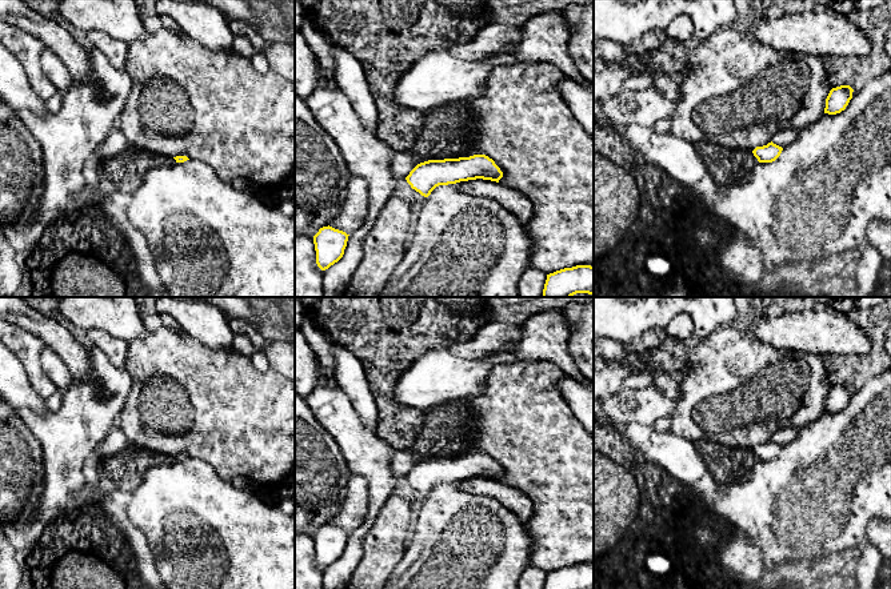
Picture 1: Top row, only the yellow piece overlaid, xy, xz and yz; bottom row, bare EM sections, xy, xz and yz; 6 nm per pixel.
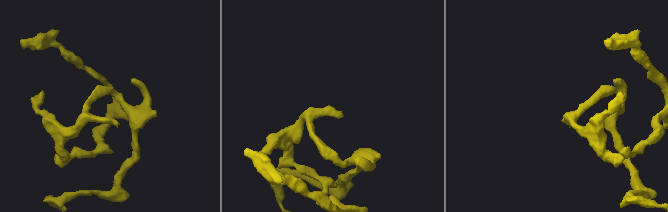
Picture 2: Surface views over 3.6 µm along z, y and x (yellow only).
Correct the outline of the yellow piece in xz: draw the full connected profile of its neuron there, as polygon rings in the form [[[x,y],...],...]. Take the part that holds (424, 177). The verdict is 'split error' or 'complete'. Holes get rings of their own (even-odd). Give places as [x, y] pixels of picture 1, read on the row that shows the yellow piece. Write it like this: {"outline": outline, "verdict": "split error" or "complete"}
{"outline": [[[486,155],[470,157],[428,160],[417,164],[405,177],[412,189],[428,197],[439,185],[456,184],[468,180],[491,180],[499,183],[503,172]]], "verdict": "complete"}

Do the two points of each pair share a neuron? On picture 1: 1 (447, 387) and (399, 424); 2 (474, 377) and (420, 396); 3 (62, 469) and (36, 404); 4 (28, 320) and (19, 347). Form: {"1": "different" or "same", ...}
{"1": "different", "2": "same", "3": "different", "4": "different"}

